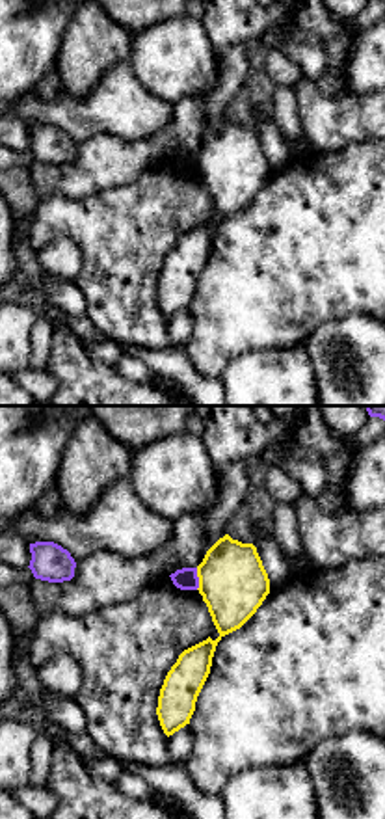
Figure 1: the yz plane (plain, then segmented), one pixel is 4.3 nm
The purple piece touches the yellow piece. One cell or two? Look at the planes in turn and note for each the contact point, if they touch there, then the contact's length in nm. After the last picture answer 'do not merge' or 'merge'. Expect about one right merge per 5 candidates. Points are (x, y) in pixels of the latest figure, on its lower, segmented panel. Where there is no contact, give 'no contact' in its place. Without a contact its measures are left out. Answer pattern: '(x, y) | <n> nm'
(198, 579) | 100 nm

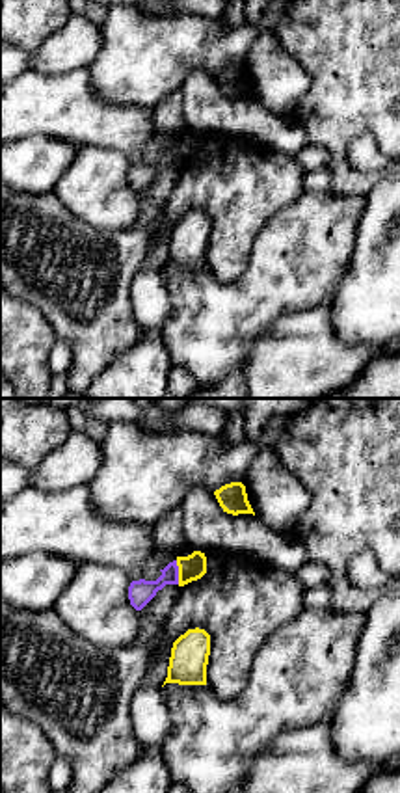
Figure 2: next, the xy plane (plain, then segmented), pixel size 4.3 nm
(177, 572) | 110 nm

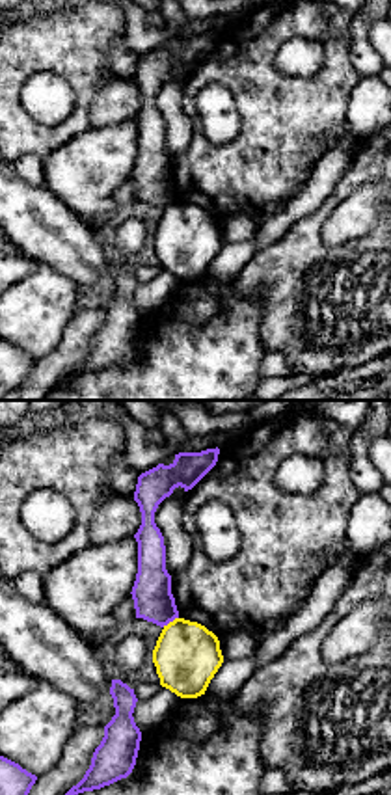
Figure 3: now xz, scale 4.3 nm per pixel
(170, 620) | 80 nm

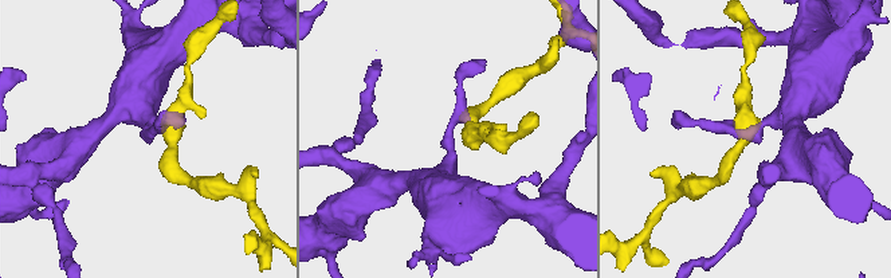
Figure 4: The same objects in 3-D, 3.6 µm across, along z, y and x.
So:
do not merge

